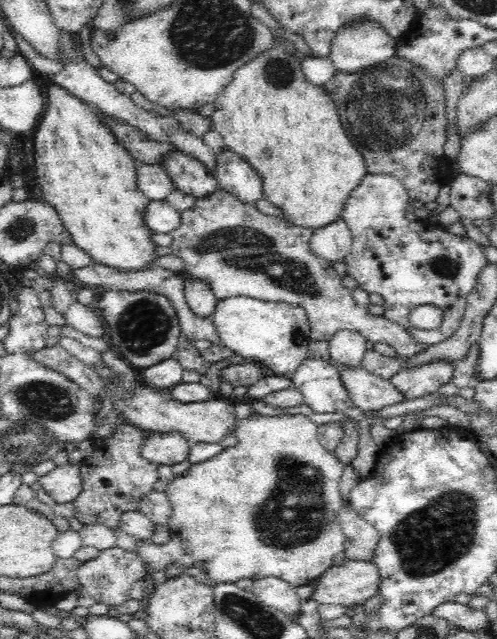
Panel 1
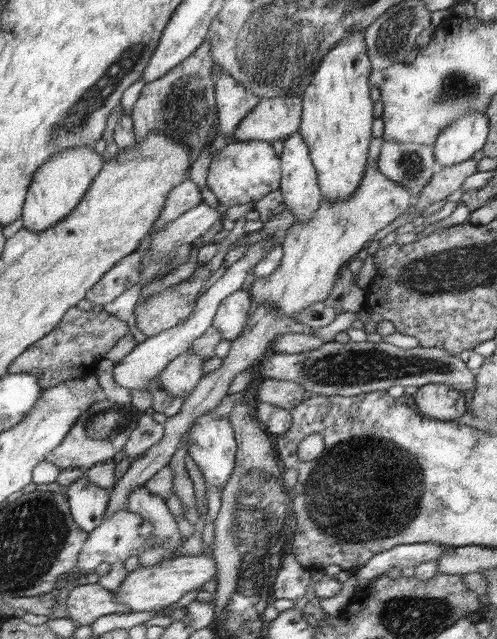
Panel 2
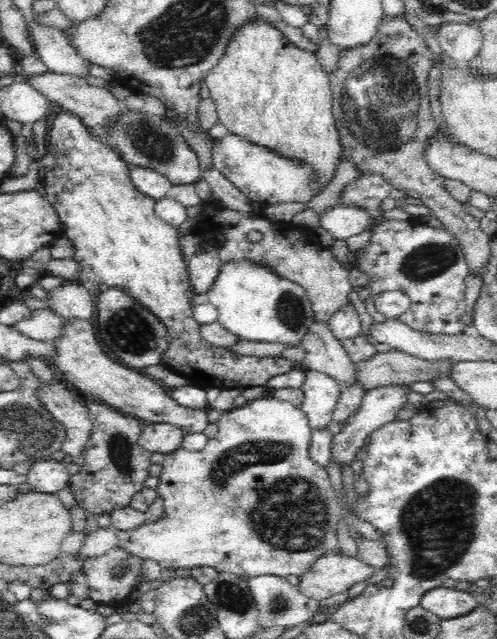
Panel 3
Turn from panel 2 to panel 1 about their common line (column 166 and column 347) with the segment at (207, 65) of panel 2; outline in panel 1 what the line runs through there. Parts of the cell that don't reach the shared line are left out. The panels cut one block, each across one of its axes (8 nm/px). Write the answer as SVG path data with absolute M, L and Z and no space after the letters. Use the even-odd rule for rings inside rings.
M392 56L386 62L347 74L338 71L323 86L333 100L339 118L352 144L366 160L368 173L394 176L408 191L416 205L433 206L440 188L452 181L452 163L444 153L446 141L446 98L441 84L430 80L413 64Z

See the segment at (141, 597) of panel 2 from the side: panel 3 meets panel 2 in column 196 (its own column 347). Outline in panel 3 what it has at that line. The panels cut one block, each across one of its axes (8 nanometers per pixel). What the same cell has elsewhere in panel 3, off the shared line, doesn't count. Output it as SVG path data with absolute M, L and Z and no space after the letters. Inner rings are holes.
M335 551L316 560L312 568L300 576L297 586L304 596L319 602L346 593L355 584L378 572L379 569L361 562L357 557Z

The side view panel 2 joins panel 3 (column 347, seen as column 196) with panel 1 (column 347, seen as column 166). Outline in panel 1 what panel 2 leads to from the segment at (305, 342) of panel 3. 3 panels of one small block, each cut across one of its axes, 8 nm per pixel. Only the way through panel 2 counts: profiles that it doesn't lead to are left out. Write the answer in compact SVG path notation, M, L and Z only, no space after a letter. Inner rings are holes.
M334 359L328 360L342 373L348 396L360 410L375 411L403 401L403 394L389 381L361 367L348 367Z

